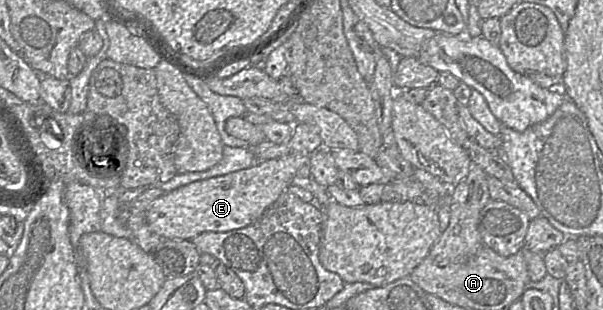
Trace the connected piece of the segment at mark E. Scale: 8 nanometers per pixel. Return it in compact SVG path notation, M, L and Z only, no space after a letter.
M292 154L264 162L223 176L195 181L164 193L145 212L149 229L164 239L192 240L197 235L213 231L228 232L249 226L258 220L278 197L291 185L299 168L308 164L311 154Z

